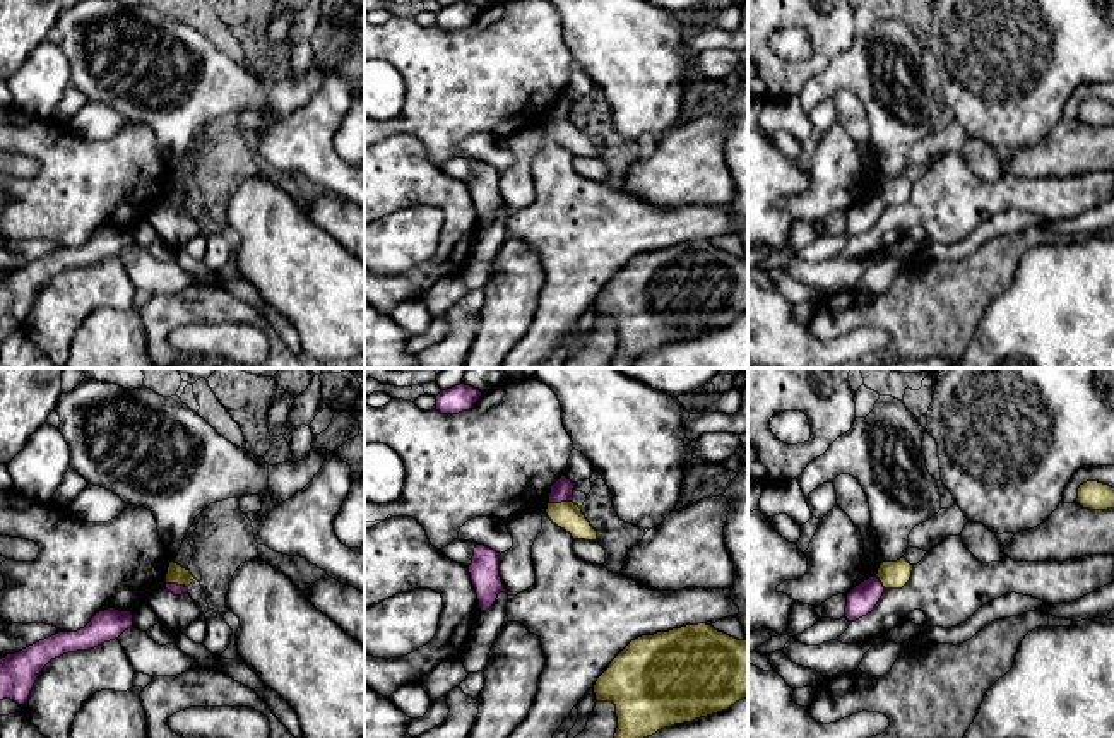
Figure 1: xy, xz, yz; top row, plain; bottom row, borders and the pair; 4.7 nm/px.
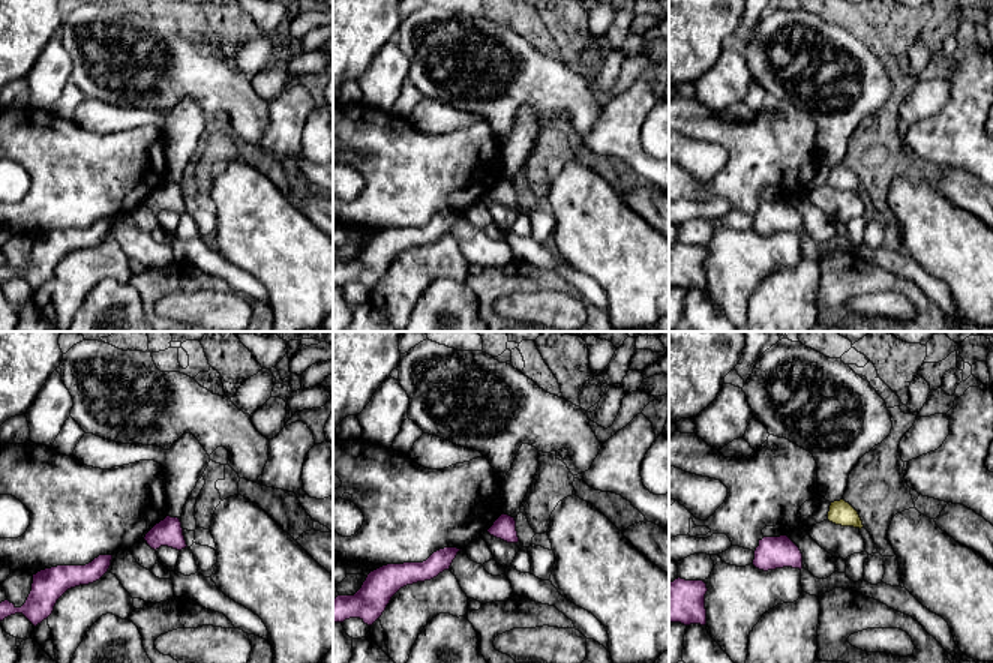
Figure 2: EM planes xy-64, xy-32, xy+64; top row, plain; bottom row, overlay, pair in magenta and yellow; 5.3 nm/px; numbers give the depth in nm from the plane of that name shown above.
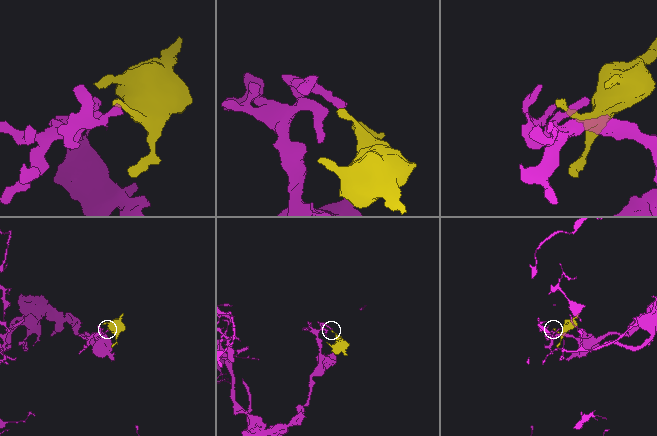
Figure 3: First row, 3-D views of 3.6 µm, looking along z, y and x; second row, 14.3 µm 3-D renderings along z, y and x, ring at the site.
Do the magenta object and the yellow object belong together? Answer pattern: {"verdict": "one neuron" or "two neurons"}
{"verdict": "two neurons"}

